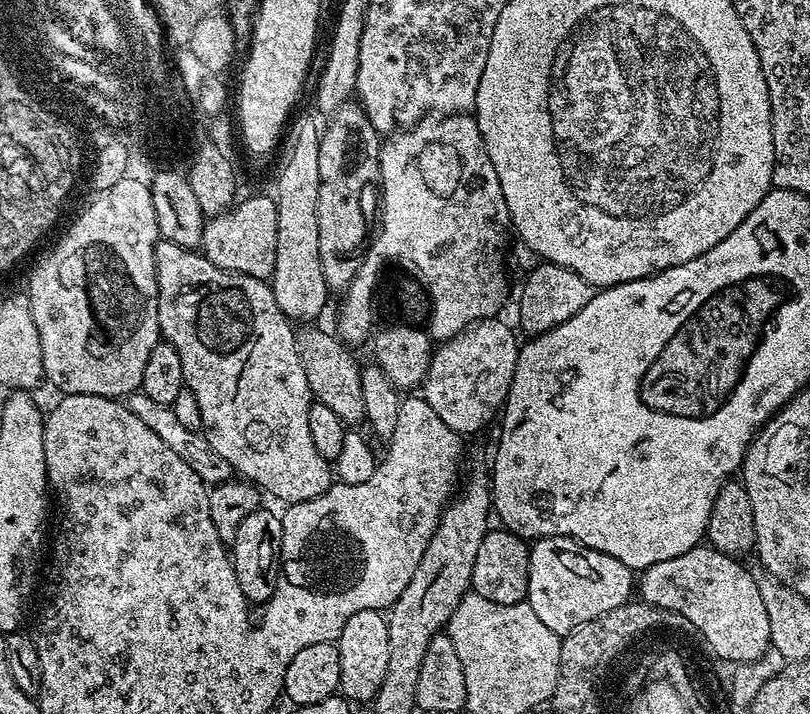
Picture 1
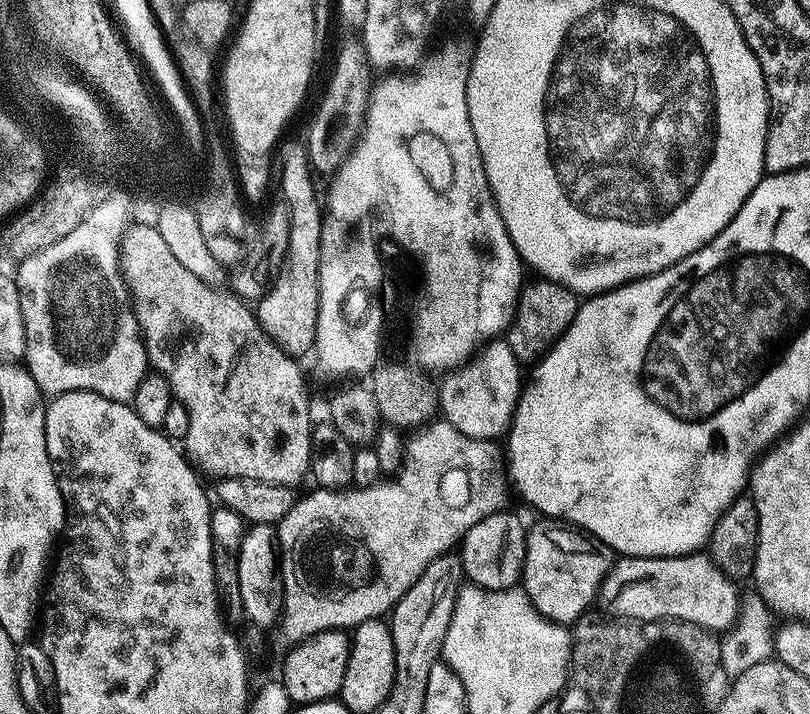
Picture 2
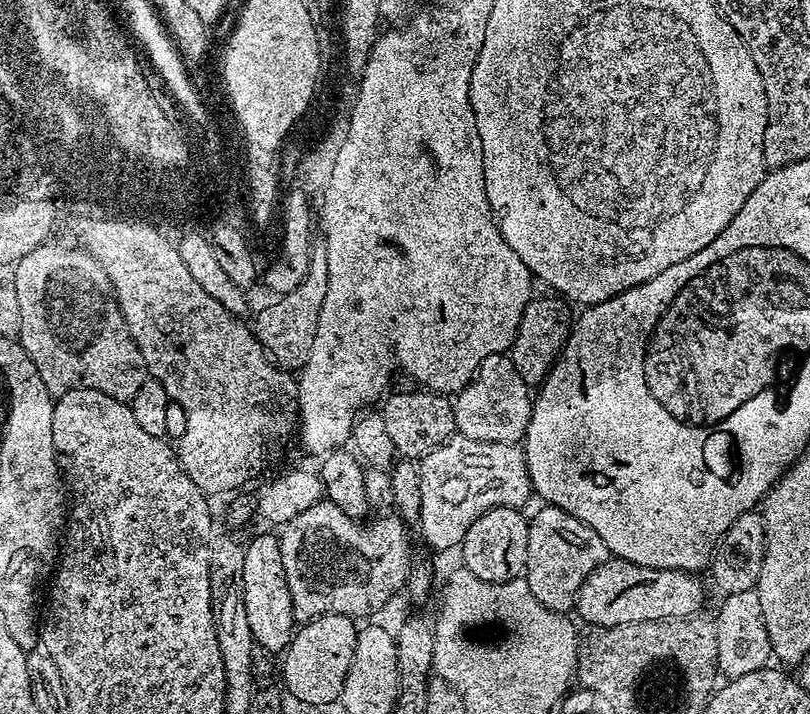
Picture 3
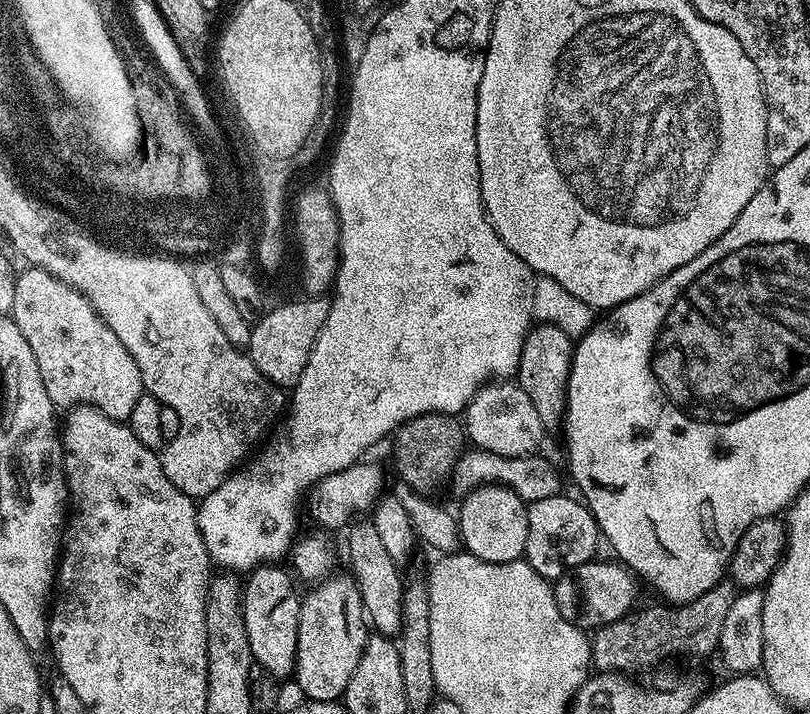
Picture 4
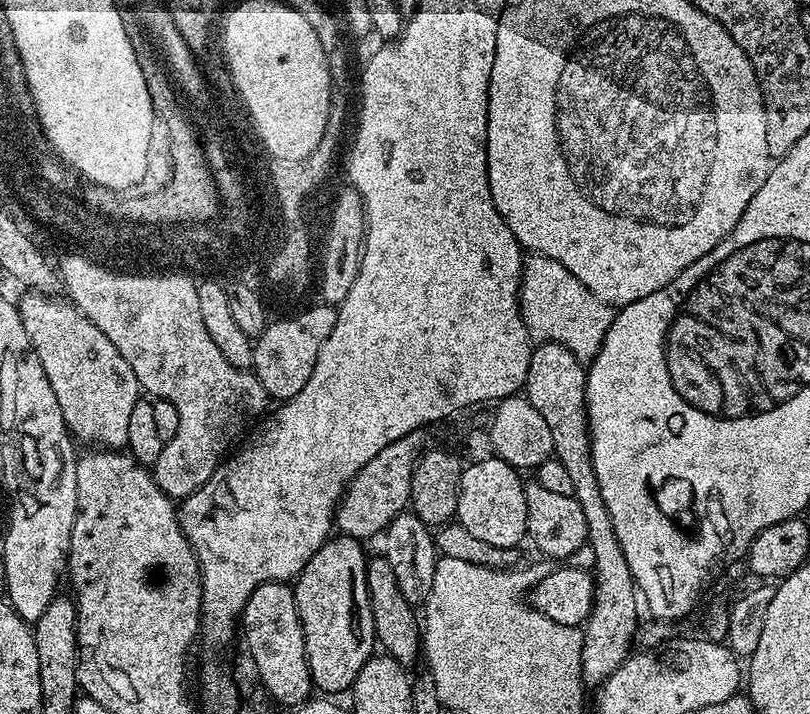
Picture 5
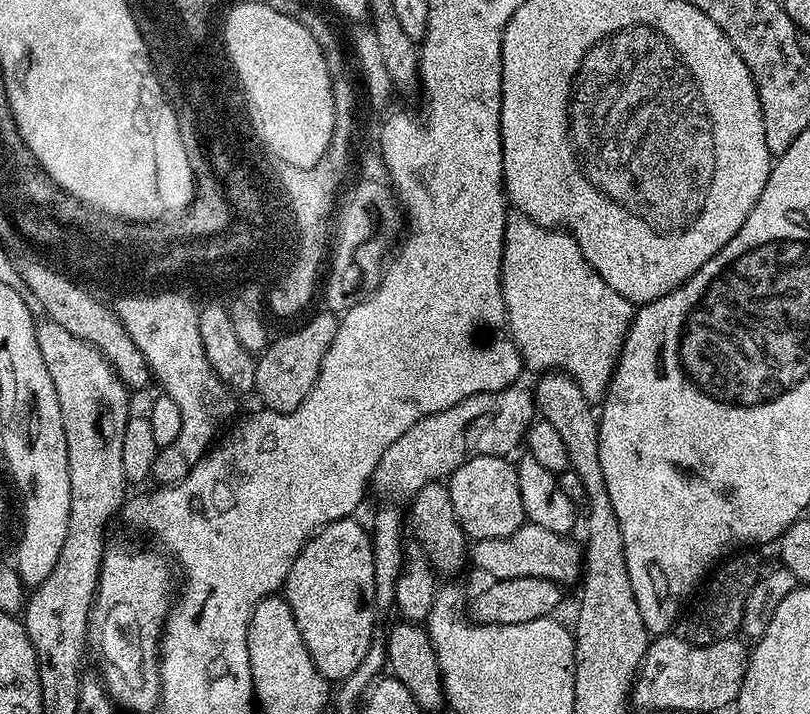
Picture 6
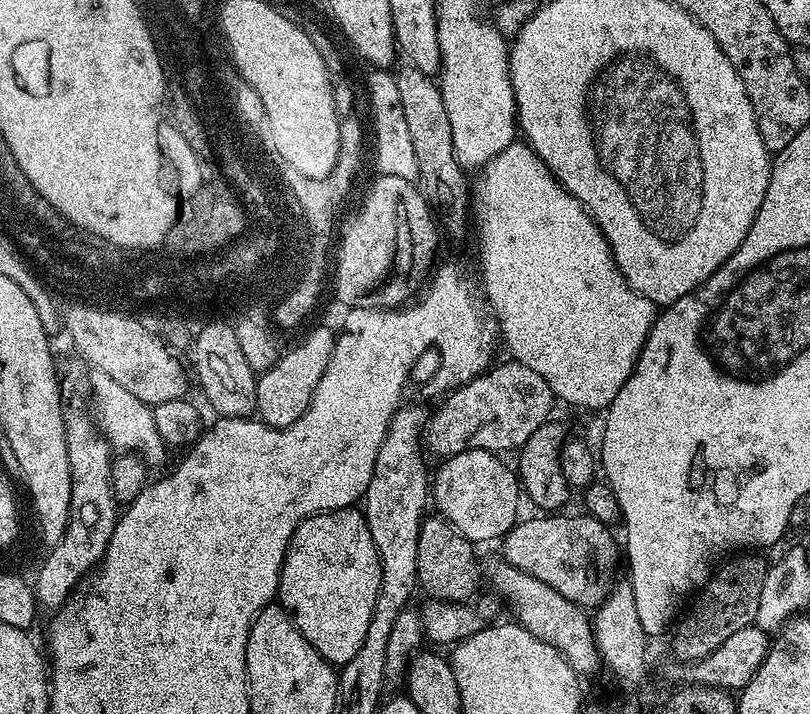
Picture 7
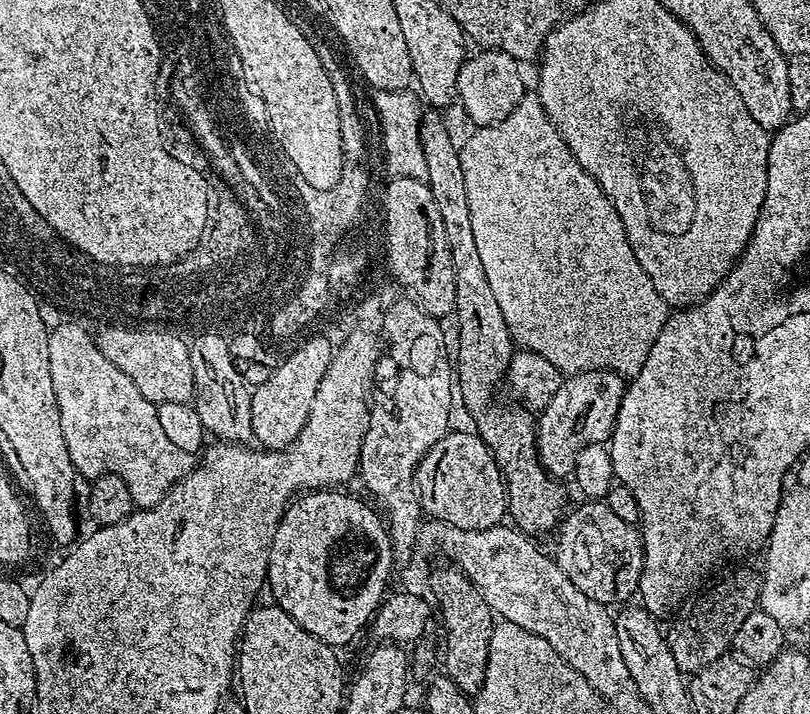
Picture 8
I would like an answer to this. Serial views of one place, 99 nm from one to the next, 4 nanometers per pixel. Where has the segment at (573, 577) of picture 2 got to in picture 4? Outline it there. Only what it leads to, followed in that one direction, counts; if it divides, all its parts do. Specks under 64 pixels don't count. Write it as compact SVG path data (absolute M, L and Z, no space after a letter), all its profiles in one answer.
M559 494L528 504L524 556L528 565L549 582L569 575L578 565L587 564L593 559L597 555L596 536L598 540L596 520L579 499L571 500L566 494Z

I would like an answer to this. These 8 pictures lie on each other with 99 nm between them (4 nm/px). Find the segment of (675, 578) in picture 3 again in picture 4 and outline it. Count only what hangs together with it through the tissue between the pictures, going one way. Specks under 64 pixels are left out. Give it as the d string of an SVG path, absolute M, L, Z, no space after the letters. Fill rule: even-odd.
M593 558L587 564L575 568L574 575L560 577L555 581L552 594L560 613L581 630L597 630L622 619L637 607L635 575L623 563L611 564L608 560ZM576 576L576 580L575 577Z

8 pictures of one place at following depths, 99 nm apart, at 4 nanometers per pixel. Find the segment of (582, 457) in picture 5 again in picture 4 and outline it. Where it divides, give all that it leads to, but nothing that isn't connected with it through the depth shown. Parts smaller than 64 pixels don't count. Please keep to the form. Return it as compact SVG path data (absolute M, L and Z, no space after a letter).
M537 323L529 328L526 342L522 346L522 358L516 367L515 379L522 390L530 394L538 418L542 418L545 429L559 429L564 418L564 402L568 397L568 375L574 351L573 337L553 324Z

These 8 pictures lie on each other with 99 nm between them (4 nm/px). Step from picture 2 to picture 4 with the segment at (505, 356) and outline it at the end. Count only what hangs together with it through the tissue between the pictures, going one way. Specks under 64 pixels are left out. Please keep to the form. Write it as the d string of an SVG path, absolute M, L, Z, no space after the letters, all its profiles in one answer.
M489 382L479 388L462 413L462 427L477 449L504 456L533 455L546 435L542 418L538 418L538 410L530 402L530 394L516 382Z

